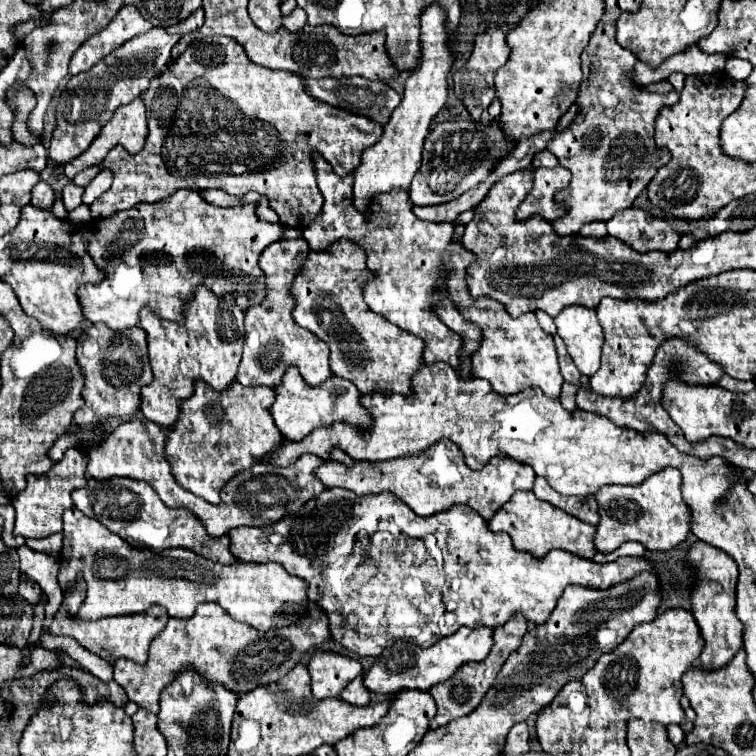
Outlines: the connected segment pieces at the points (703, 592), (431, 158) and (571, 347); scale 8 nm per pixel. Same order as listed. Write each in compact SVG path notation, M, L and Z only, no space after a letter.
M696 542L688 552L686 560L698 570L698 584L692 590L692 614L700 626L704 638L704 650L698 658L698 668L702 670L718 670L730 664L730 660L744 646L744 626L736 618L736 580L738 568L736 562L722 550L708 546L704 542Z
M496 120L490 124L484 122L442 122L432 128L424 142L422 152L422 168L418 170L416 178L410 186L410 200L416 206L434 206L450 202L470 188L478 186L488 178L492 172L492 166L508 154L512 148L512 142L504 142L504 134L500 134L500 128L496 126Z
M570 306L564 308L554 322L578 370L584 376L592 376L600 368L602 354L602 328L596 320L596 312L586 306Z

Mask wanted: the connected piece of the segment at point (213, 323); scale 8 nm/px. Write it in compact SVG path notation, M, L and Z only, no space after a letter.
M198 286L196 294L194 294L194 300L186 306L186 322L184 324L160 320L148 308L144 308L140 312L140 326L148 334L150 366L152 366L152 372L154 372L154 380L142 390L140 410L148 420L156 422L158 426L162 426L162 428L176 426L178 416L180 416L180 402L188 400L192 396L196 380L204 380L216 392L226 390L234 382L236 372L238 372L238 364L240 364L240 356L242 356L244 312L240 308L236 308L232 296L216 296L210 290L206 290L204 286Z

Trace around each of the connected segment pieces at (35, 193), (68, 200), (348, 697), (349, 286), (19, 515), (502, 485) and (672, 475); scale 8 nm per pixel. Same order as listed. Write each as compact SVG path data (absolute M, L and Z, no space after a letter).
M40 180L32 188L32 202L30 204L36 206L36 208L52 208L52 204L54 204L54 190L50 188L50 184Z
M68 182L62 190L62 200L64 200L64 206L68 212L72 212L74 208L78 208L82 204L82 194L84 194L84 188L82 186L76 186L74 182Z
M360 674L360 678L354 678L340 694L342 700L356 704L356 706L366 706L370 702L370 692L364 686L364 674Z
M338 240L326 252L310 252L302 272L296 276L290 292L296 298L294 320L324 340L330 348L330 368L334 376L354 382L362 394L382 392L384 396L412 396L412 378L422 366L424 340L400 330L386 318L380 318L364 302L364 286L372 282L360 246L350 240Z
M68 448L64 452L64 458L52 466L46 474L30 474L28 486L16 496L14 508L16 508L16 528L14 534L24 538L46 538L50 534L62 532L62 512L72 508L72 490L86 486L86 460L88 454L78 448Z
M448 438L440 440L438 444L432 445L426 451L416 458L416 456L404 456L402 458L390 459L382 462L370 462L370 461L357 461L354 468L346 468L344 464L338 464L338 462L324 462L314 474L324 482L324 486L328 488L348 488L352 490L354 494L358 496L364 496L364 494L376 494L380 490L390 490L392 494L396 494L402 502L406 502L418 516L432 516L436 512L442 512L442 510L448 510L452 504L468 504L472 510L476 510L484 520L490 520L510 498L514 492L518 490L532 490L534 486L534 470L530 466L524 466L520 462L512 462L512 458L504 458L504 456L498 456L498 462L490 462L486 464L482 470L474 472L464 462L464 456L460 454L460 448L450 442Z
M664 468L638 486L604 486L598 494L600 522L596 526L596 548L614 552L624 542L642 542L648 550L672 550L690 534L690 510L680 494L682 478L676 468Z

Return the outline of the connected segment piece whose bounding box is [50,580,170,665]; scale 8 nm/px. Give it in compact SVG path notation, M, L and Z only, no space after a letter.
M78 580L76 586L68 590L68 594L64 594L64 602L54 616L50 632L74 638L78 644L88 648L92 654L98 654L100 658L104 658L108 664L114 664L118 658L128 658L128 660L144 665L148 659L150 642L162 632L164 624L168 624L170 620L168 612L162 606L152 606L150 610L140 612L140 614L112 616L112 618L96 620L96 622L74 622L70 620L70 616L78 612L78 606L82 604L82 600L84 600L84 582Z

